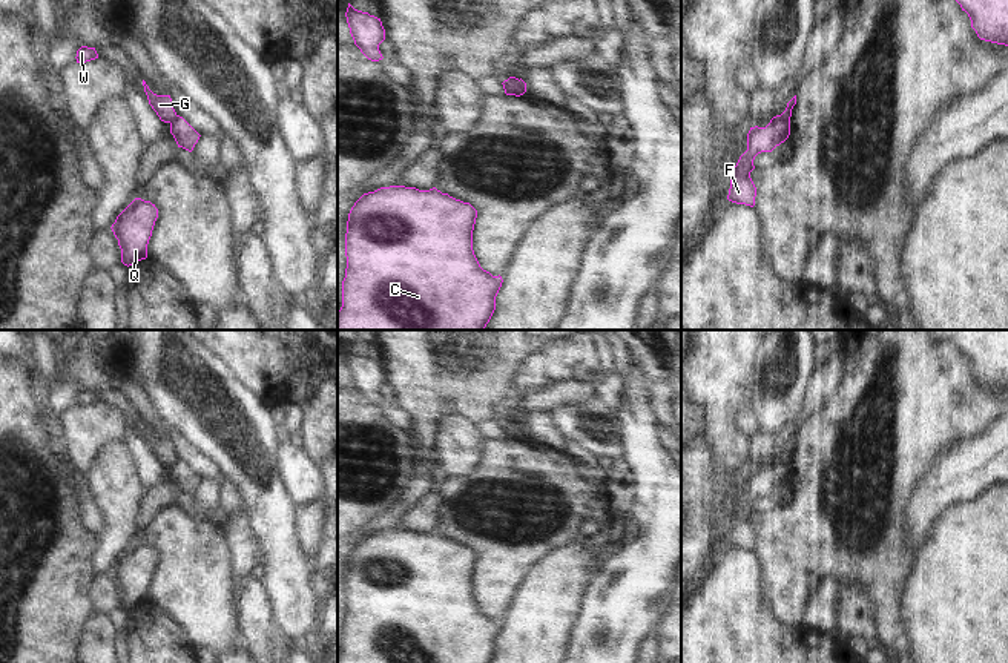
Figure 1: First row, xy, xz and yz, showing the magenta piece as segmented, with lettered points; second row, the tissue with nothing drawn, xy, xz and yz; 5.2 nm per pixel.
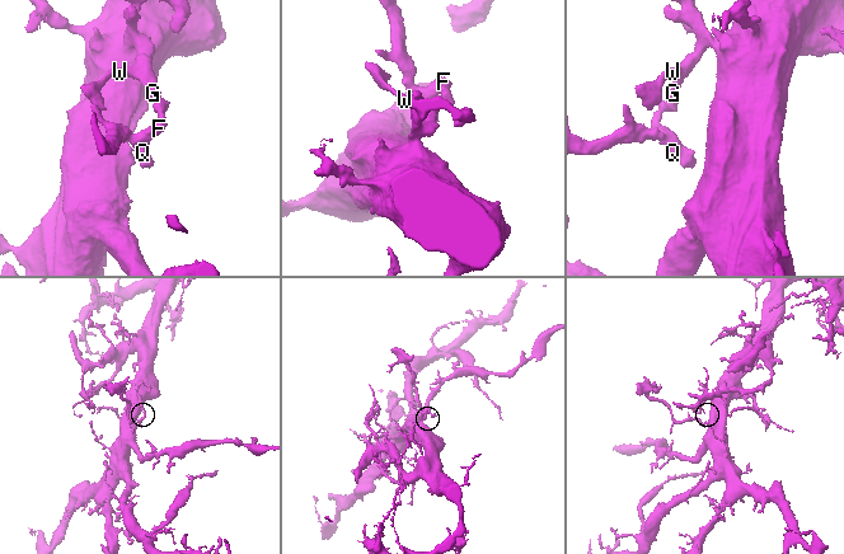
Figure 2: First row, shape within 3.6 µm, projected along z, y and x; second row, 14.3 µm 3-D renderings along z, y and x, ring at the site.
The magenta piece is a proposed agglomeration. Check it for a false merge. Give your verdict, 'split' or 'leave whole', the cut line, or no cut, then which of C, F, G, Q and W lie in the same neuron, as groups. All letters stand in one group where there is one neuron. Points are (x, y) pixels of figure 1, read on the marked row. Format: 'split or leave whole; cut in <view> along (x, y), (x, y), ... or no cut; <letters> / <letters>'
split; cut in yz along (778, 115), (789, 122); C G W / F Q

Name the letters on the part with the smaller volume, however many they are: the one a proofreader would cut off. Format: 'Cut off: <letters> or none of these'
Cut off: F, Q

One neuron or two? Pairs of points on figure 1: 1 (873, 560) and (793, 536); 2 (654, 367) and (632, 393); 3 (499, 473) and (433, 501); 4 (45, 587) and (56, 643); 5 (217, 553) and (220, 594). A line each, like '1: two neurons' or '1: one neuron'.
1: one neuron
2: two neurons
3: two neurons
4: one neuron
5: one neuron

